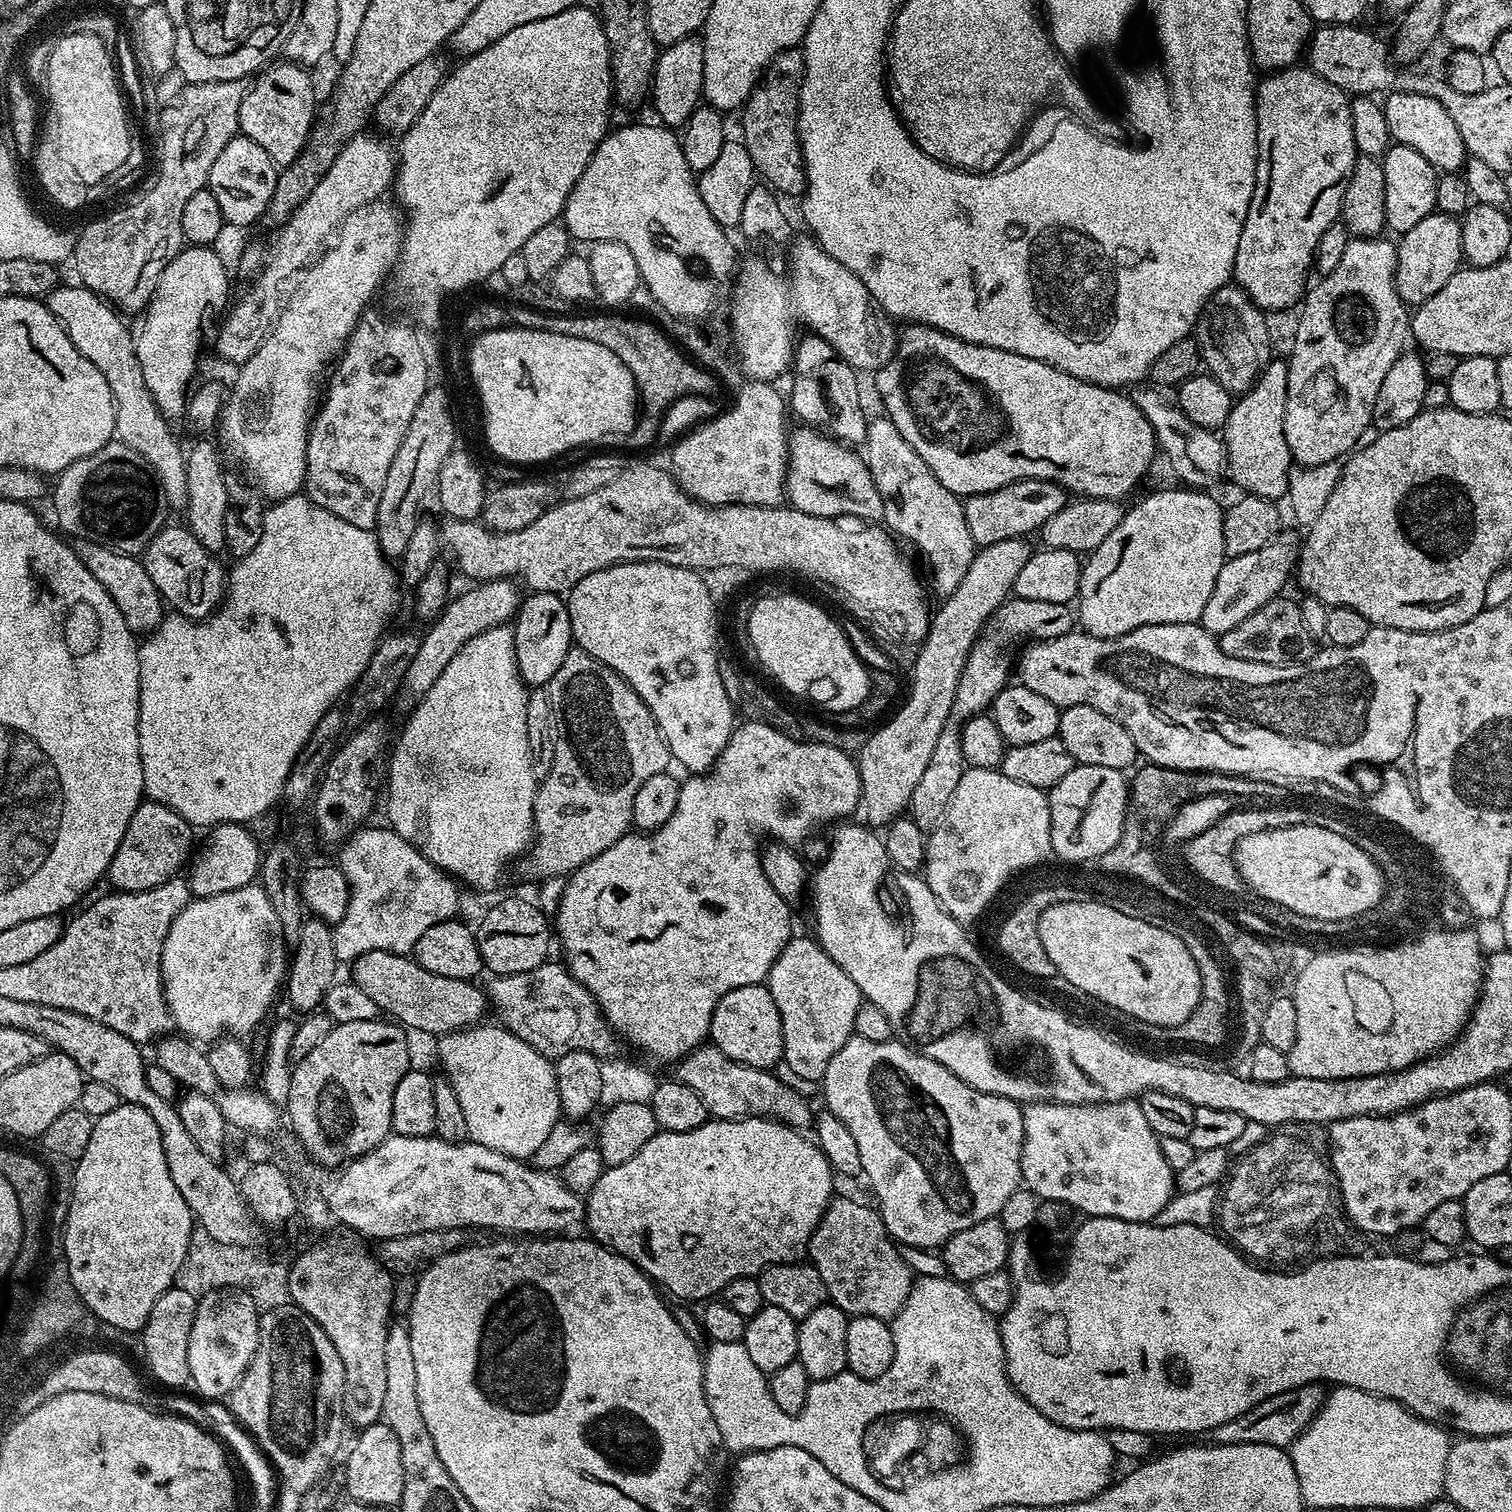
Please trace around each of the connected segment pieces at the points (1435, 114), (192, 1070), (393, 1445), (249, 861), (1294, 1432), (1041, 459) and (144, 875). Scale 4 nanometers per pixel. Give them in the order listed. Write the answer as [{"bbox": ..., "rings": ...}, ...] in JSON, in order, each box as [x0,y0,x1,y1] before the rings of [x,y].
[{"bbox":[1383,92,1466,173],"rings":[[[1390,92],[1383,97],[1386,126],[1390,126],[1393,141],[1402,146],[1410,146],[1410,150],[1418,150],[1426,162],[1430,162],[1441,173],[1460,172],[1466,163],[1466,153],[1462,134],[1458,134],[1458,126],[1454,126],[1454,118],[1446,114],[1446,106],[1434,98],[1426,98],[1426,94],[1413,92]]]},{"bbox":[154,1035,282,1137],"rings":[[[165,1035],[155,1045],[155,1047],[157,1046],[156,1056],[154,1056],[155,1063],[159,1064],[162,1070],[167,1070],[175,1078],[177,1085],[188,1090],[200,1091],[216,1100],[218,1109],[222,1112],[222,1118],[225,1119],[228,1126],[233,1129],[234,1127],[241,1128],[244,1134],[271,1137],[271,1132],[279,1126],[280,1120],[282,1124],[282,1112],[278,1105],[265,1096],[262,1091],[256,1088],[252,1089],[252,1086],[240,1089],[221,1088],[217,1075],[214,1074],[213,1067],[208,1061],[207,1051],[199,1043],[193,1042],[183,1035],[172,1035]]]},{"bbox":[344,1422,402,1510],"rings":[[[377,1422],[359,1429],[355,1433],[356,1441],[352,1444],[352,1449],[348,1452],[348,1461],[344,1464],[344,1488],[348,1491],[347,1499],[357,1504],[369,1504],[370,1506],[382,1506],[386,1510],[397,1507],[402,1498],[402,1446],[398,1446],[398,1438],[394,1430],[383,1422]]]},{"bbox":[186,824,262,897],"rings":[[[217,824],[205,835],[209,836],[201,844],[199,841],[186,868],[188,891],[193,897],[226,894],[253,883],[259,877],[262,847],[248,830],[242,824]]]},{"bbox":[1210,1383,1326,1449],"rings":[[[1319,1383],[1303,1384],[1294,1390],[1286,1390],[1282,1394],[1274,1394],[1258,1406],[1246,1410],[1246,1414],[1238,1414],[1238,1418],[1230,1418],[1230,1422],[1222,1422],[1222,1426],[1214,1426],[1210,1433],[1213,1444],[1265,1444],[1275,1448],[1287,1449],[1310,1426],[1310,1422],[1320,1413],[1326,1392]]]},{"bbox":[875,323,1158,501],"rings":[[[909,323],[905,328],[908,329],[899,333],[896,353],[890,358],[890,362],[886,362],[886,366],[875,373],[876,392],[884,403],[883,411],[894,422],[898,434],[902,434],[902,438],[906,438],[906,442],[910,442],[910,446],[918,450],[918,458],[922,458],[922,462],[930,466],[934,478],[938,478],[938,482],[942,482],[942,486],[946,486],[946,490],[954,495],[967,498],[1005,488],[1019,480],[1049,480],[1059,484],[1065,493],[1076,498],[1123,501],[1124,496],[1130,495],[1135,490],[1136,483],[1147,474],[1152,459],[1158,456],[1156,431],[1152,429],[1150,422],[1146,422],[1142,410],[1138,410],[1138,406],[1123,391],[1104,388],[1100,384],[1087,384],[1085,380],[1074,378],[1046,362],[1022,358],[1022,354],[1010,354],[1006,350],[962,342],[925,324]]]},{"bbox":[106,799,194,892],"rings":[[[145,799],[138,810],[134,810],[134,818],[130,818],[130,826],[126,826],[122,842],[118,842],[118,850],[106,873],[107,883],[112,883],[111,887],[117,892],[141,892],[177,879],[189,863],[194,848],[192,832],[193,825],[187,824],[177,812],[157,800]]]}]

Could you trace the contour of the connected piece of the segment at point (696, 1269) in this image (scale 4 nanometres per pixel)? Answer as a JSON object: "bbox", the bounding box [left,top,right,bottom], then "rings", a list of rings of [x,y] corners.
{"bbox":[586,1116,834,1302],"rings":[[[746,1116],[742,1120],[709,1118],[702,1126],[685,1132],[660,1130],[628,1162],[616,1167],[605,1167],[598,1182],[594,1182],[594,1190],[590,1190],[586,1197],[586,1225],[588,1224],[589,1230],[592,1231],[589,1232],[591,1239],[614,1249],[630,1262],[637,1264],[669,1297],[672,1295],[680,1300],[700,1300],[699,1302],[719,1297],[725,1286],[738,1278],[759,1277],[765,1268],[775,1264],[795,1264],[803,1261],[818,1222],[824,1217],[824,1211],[834,1199],[834,1173],[830,1162],[824,1157],[819,1146],[804,1136],[807,1135],[801,1129],[791,1128],[781,1120],[763,1116]]]}

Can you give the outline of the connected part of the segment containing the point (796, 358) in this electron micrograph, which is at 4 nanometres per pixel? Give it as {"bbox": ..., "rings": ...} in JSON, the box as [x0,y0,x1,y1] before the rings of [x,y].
{"bbox":[790,335,869,446],"rings":[[[805,335],[797,343],[792,357],[790,377],[792,376],[792,396],[790,392],[790,412],[793,417],[800,419],[801,425],[814,428],[825,436],[845,446],[863,445],[868,429],[869,417],[864,416],[864,404],[860,401],[860,388],[856,385],[857,369],[852,368],[839,354],[832,349],[821,336]]]}

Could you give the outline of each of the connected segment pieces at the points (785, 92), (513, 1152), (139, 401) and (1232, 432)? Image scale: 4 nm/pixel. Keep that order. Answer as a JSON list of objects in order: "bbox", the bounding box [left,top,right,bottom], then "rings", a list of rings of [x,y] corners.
[{"bbox":[740,47,808,198],"rings":[[[803,47],[782,50],[769,62],[756,89],[748,95],[748,101],[742,106],[742,113],[744,112],[744,121],[740,124],[741,130],[744,131],[742,143],[746,146],[763,183],[771,186],[784,198],[786,196],[803,197],[808,186],[798,130],[800,87],[803,81]]]},{"bbox":[436,1022,561,1161],"rings":[[[481,1022],[471,1028],[459,1028],[457,1032],[446,1032],[439,1037],[436,1052],[440,1055],[443,1075],[448,1077],[458,1102],[462,1105],[462,1114],[466,1117],[468,1140],[481,1144],[490,1150],[498,1150],[516,1160],[527,1161],[535,1157],[538,1146],[546,1142],[550,1130],[561,1119],[560,1095],[553,1061],[538,1054],[534,1046],[522,1042],[510,1034],[503,1026]]]},{"bbox":[46,284,188,513],"rings":[[[68,284],[65,288],[64,285],[57,286],[48,293],[46,303],[50,314],[58,318],[70,342],[78,346],[78,354],[90,358],[90,362],[98,366],[102,378],[106,378],[106,386],[110,386],[116,411],[115,439],[146,458],[146,462],[156,473],[169,509],[173,513],[183,513],[188,507],[186,452],[172,441],[172,436],[168,433],[169,425],[157,410],[150,390],[146,390],[142,365],[139,364],[136,353],[134,332],[124,325],[125,317],[104,297],[97,296],[88,288],[73,284]]]},{"bbox":[1222,359,1294,502],"rings":[[[1269,359],[1251,388],[1233,403],[1230,418],[1226,418],[1222,429],[1226,472],[1249,496],[1261,496],[1273,502],[1280,502],[1288,494],[1288,474],[1294,461],[1290,446],[1286,446],[1286,402],[1288,401],[1287,359]]]}]

